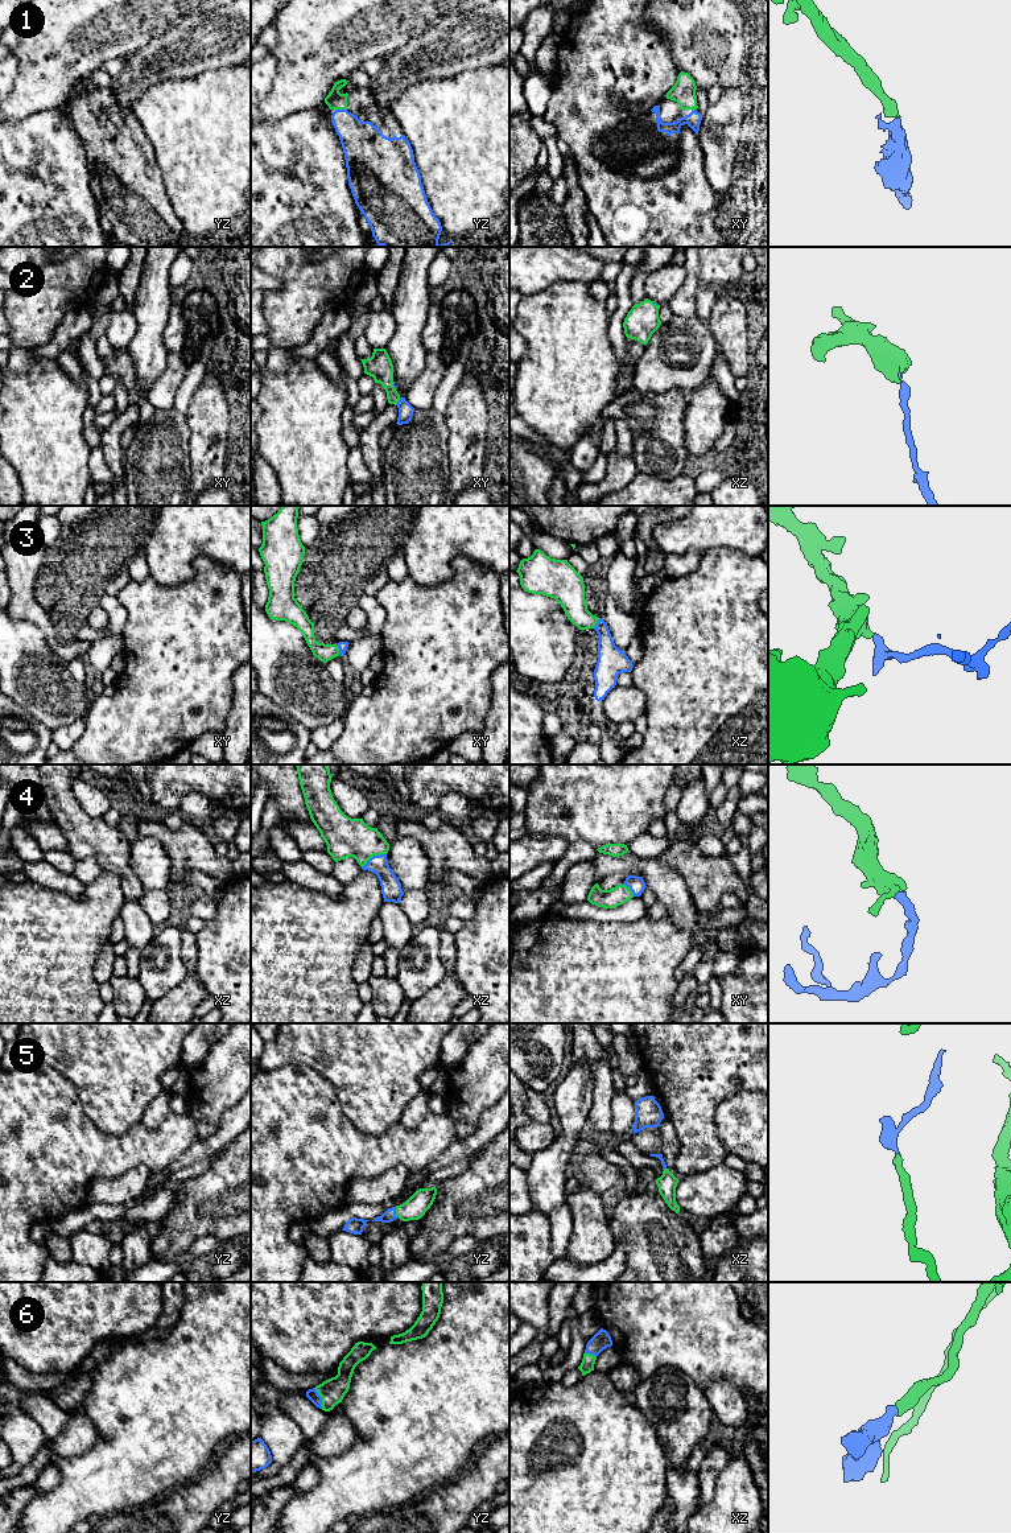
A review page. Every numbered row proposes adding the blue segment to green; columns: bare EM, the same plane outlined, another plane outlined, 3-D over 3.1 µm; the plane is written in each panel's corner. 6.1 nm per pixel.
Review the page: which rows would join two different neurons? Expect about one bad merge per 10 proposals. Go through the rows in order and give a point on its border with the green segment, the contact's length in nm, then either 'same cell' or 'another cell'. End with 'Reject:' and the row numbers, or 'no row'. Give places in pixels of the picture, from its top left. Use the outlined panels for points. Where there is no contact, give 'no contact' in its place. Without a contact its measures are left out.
1: meets green in yz at (341, 108); contact 60 nm long; same cell
2: meets green in xy at (397, 400); contact 60 nm long; same cell
3: meets green in xy at (338, 650); contact 70 nm long; same cell
4: meets green in xz at (372, 856); contact 180 nm long; same cell
5: meets green in yz at (396, 1212); contact 70 nm long; same cell
6: meets green in yz at (322, 1398); contact 140 nm long; same cell
Reject: no row

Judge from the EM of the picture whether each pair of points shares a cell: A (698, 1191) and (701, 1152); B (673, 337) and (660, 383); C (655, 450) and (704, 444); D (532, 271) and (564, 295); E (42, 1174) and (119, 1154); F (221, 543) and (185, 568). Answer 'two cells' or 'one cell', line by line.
A: two cells
B: one cell
C: two cells
D: two cells
E: one cell
F: one cell

